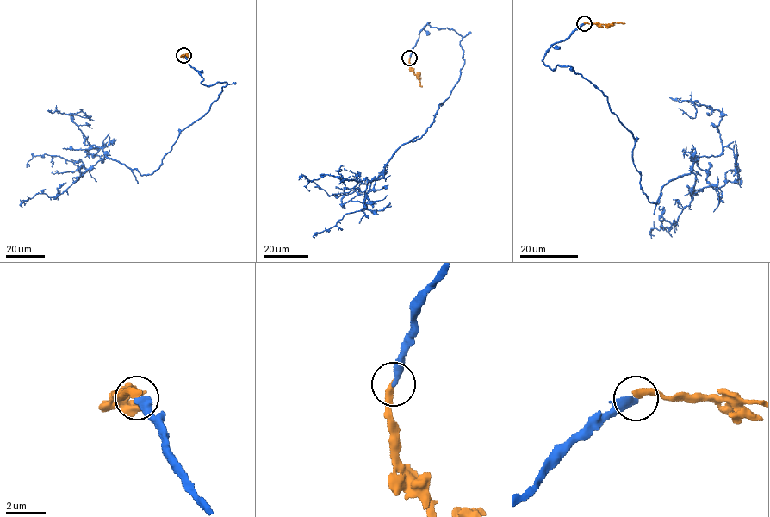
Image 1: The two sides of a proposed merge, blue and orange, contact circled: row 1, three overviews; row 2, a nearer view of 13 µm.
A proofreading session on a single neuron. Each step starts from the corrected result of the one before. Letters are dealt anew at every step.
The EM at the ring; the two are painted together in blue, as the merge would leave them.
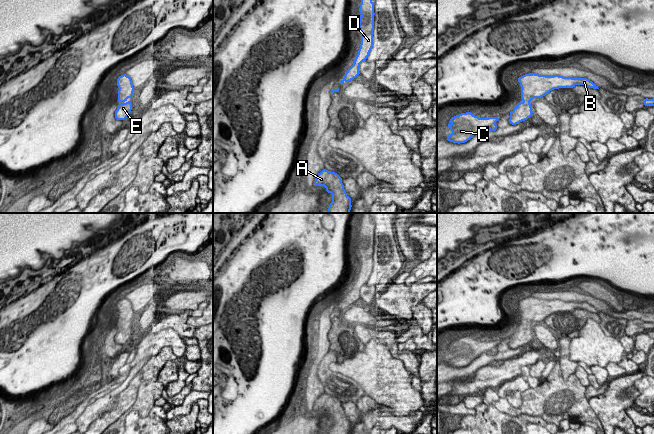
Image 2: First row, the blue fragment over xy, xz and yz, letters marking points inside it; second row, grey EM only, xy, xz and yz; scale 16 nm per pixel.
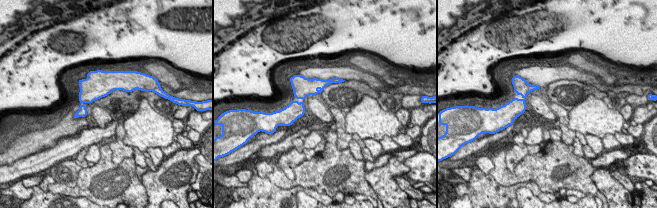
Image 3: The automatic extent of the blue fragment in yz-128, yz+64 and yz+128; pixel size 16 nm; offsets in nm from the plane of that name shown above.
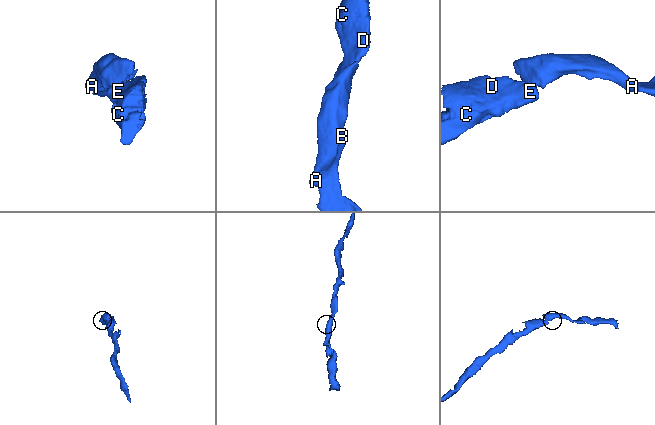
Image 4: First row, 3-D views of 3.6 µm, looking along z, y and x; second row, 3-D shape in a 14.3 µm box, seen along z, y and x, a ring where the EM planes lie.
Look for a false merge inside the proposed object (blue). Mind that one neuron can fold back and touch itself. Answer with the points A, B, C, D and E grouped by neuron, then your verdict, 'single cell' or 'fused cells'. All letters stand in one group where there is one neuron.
groups A B C D E; single cell

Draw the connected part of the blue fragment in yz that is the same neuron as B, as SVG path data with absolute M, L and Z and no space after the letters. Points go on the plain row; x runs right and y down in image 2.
M529 297L519 301L518 306L521 310L522 325L510 336L509 346L512 349L519 348L532 340L533 336L530 328L532 323L541 322L554 313L573 312L576 309L599 313L587 302L572 302L559 299L546 300Z

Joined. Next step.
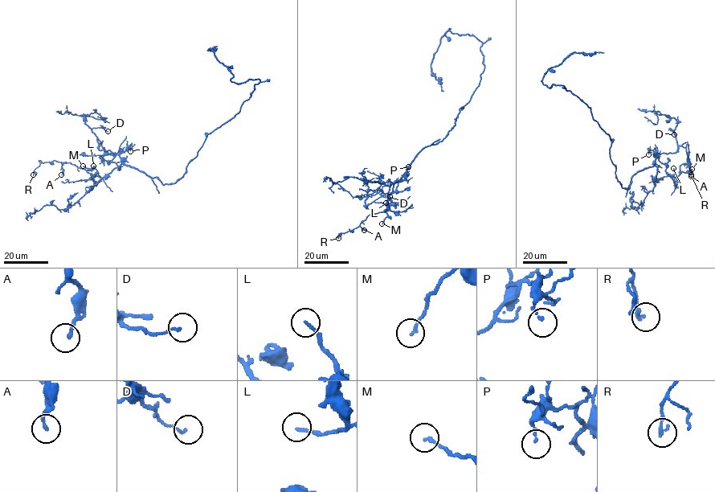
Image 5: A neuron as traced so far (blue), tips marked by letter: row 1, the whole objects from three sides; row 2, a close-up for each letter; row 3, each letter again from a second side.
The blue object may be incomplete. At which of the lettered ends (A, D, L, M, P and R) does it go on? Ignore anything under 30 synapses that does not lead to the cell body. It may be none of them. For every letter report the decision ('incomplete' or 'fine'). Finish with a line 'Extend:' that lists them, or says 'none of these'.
A: fine
D: fine
L: fine
M: fine
P: fine
R: fine
Extend: none of these

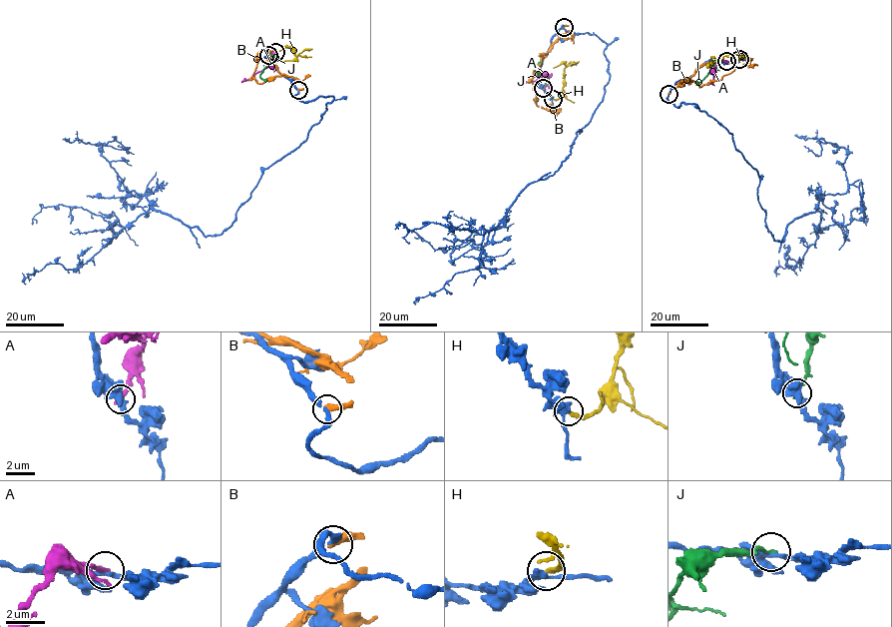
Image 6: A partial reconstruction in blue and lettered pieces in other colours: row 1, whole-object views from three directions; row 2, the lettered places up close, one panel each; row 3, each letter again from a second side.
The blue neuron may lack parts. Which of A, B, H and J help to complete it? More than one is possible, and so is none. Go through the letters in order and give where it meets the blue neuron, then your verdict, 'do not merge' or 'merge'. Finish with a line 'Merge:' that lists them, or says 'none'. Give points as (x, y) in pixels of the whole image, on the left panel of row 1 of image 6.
A: (269, 55) | do not merge
B: (298, 90) | do not merge
H: (275, 52) | do not merge
J: (268, 55) | do not merge
Merge: none

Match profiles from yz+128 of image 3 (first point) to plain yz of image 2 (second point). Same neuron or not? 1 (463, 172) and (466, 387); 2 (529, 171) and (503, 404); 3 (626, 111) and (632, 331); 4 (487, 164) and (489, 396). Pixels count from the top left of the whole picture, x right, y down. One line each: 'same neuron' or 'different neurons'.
1: different neurons
2: same neuron
3: different neurons
4: same neuron

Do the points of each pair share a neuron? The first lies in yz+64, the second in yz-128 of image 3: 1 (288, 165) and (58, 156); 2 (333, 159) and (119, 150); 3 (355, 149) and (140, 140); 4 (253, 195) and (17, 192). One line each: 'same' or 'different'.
1: different
2: different
3: different
4: different

